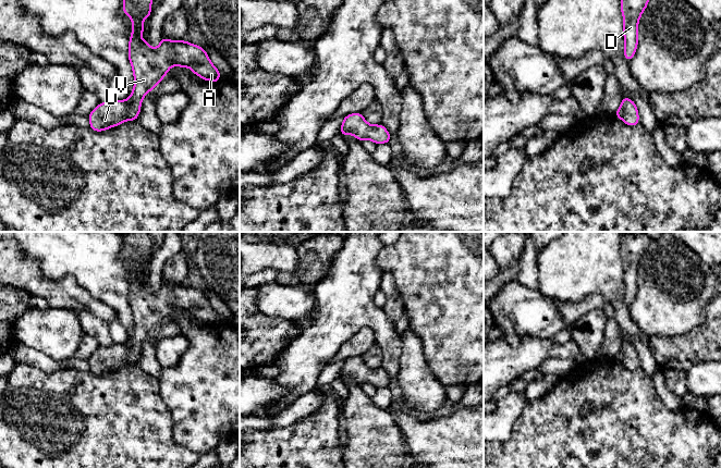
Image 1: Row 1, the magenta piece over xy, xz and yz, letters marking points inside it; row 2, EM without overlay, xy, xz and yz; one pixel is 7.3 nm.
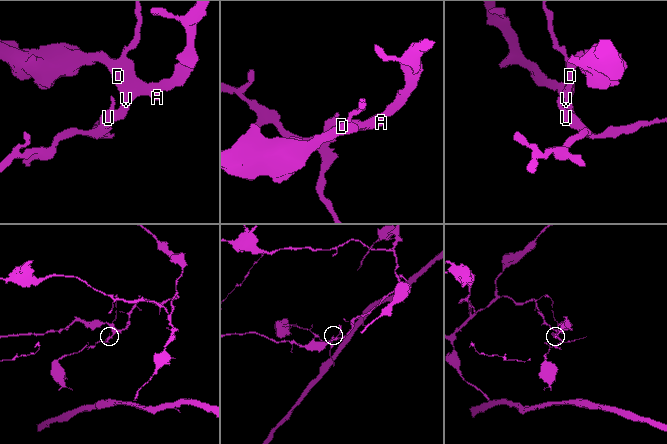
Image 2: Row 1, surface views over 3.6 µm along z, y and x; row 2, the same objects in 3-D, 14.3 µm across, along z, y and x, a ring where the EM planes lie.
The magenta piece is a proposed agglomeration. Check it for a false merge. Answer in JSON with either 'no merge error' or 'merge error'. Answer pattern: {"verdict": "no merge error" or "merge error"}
{"verdict": "no merge error"}

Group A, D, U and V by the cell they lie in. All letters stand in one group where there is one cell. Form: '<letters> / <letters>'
A D U V

